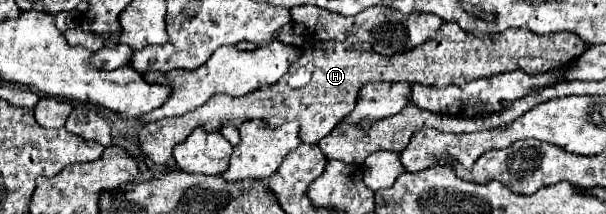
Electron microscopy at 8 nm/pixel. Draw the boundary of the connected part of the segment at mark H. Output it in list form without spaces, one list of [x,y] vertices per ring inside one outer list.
[[[444,22],[440,26],[438,42],[424,42],[422,46],[418,46],[418,50],[408,50],[406,54],[396,54],[392,58],[372,52],[370,46],[358,42],[356,38],[346,38],[344,42],[308,40],[302,46],[304,58],[300,62],[312,62],[314,72],[312,80],[304,88],[290,88],[282,80],[274,86],[266,86],[242,98],[218,94],[198,110],[192,110],[184,116],[150,122],[140,130],[140,156],[150,158],[152,162],[168,164],[174,158],[174,146],[184,142],[194,128],[204,128],[206,132],[220,132],[222,126],[240,128],[248,120],[260,120],[272,130],[286,122],[298,122],[298,138],[306,144],[316,144],[318,140],[328,136],[344,116],[354,110],[358,90],[366,82],[408,82],[444,88],[450,84],[464,86],[470,80],[488,78],[512,70],[540,74],[560,68],[562,64],[582,56],[586,52],[586,46],[588,44],[584,44],[576,34],[570,32],[540,36],[526,28],[508,28],[504,32],[490,34],[490,38],[474,38],[474,34],[466,34],[456,22]]]

